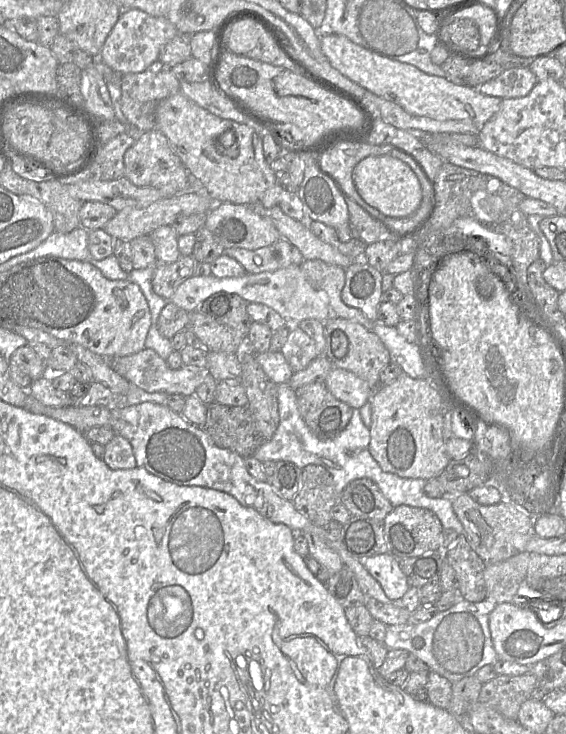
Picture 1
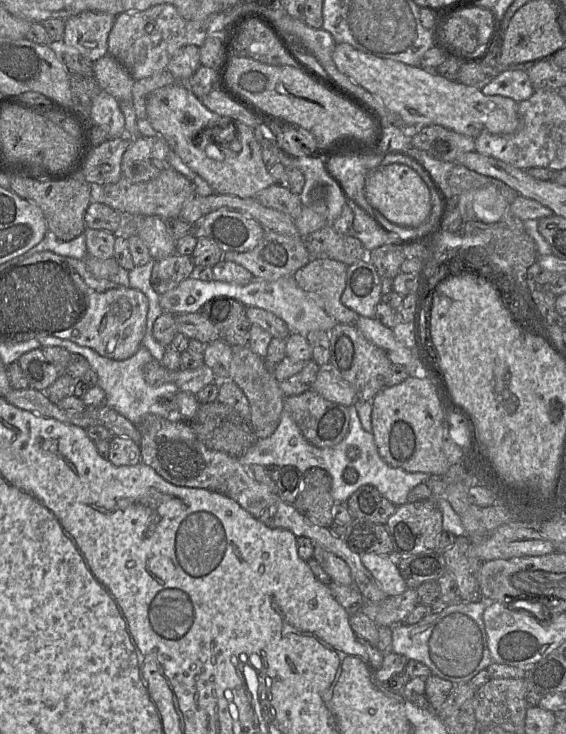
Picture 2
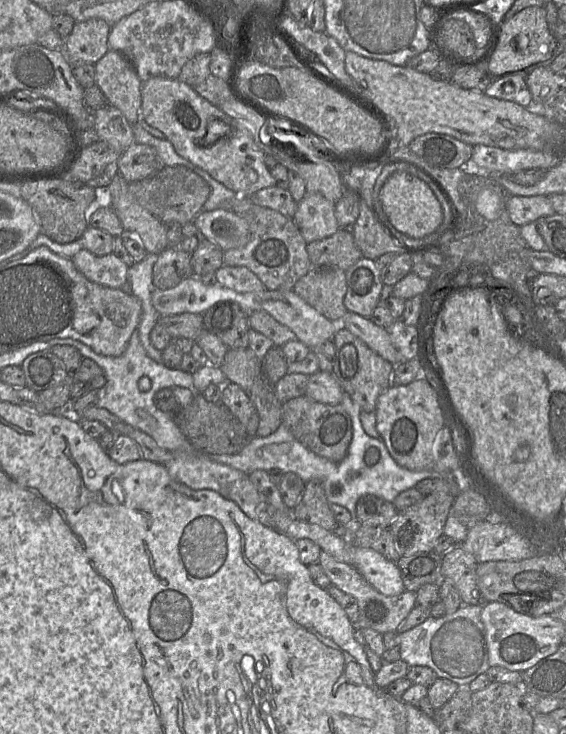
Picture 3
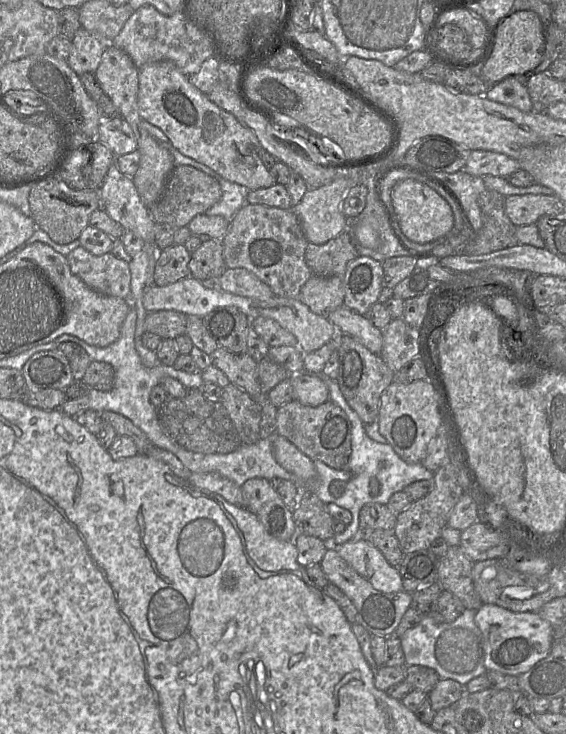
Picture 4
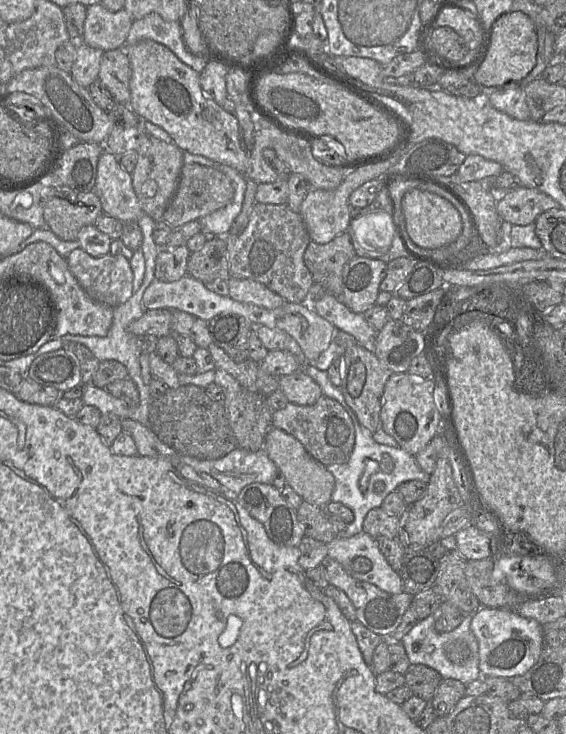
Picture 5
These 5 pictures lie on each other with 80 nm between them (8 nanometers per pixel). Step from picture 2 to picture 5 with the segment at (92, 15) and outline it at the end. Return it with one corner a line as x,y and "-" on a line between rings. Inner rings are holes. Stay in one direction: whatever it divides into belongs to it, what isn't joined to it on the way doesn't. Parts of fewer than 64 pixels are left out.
80,40
76,60
71,69
72,78
77,84
88,89
98,79
103,53
104,51
90,47

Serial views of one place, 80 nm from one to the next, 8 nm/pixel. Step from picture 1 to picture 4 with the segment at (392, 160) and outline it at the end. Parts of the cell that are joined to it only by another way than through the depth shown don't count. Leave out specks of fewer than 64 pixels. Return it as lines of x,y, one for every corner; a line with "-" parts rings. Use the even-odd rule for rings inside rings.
404,179
398,182
391,192
394,215
398,220
401,233
411,241
425,244
448,234
454,225
453,207
428,185

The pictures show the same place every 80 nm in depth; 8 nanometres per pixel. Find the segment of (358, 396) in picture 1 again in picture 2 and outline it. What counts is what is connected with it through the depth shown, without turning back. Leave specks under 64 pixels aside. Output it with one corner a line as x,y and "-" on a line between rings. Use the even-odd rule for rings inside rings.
330,364
320,367
311,389
326,400
349,407
358,401
352,386

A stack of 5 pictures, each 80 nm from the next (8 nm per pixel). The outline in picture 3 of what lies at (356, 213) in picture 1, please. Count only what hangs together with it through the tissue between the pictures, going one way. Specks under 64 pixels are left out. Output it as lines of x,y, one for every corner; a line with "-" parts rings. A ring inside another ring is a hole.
361,199
359,216
350,228
363,257
376,260
385,253
406,252
398,238
377,218
375,212

